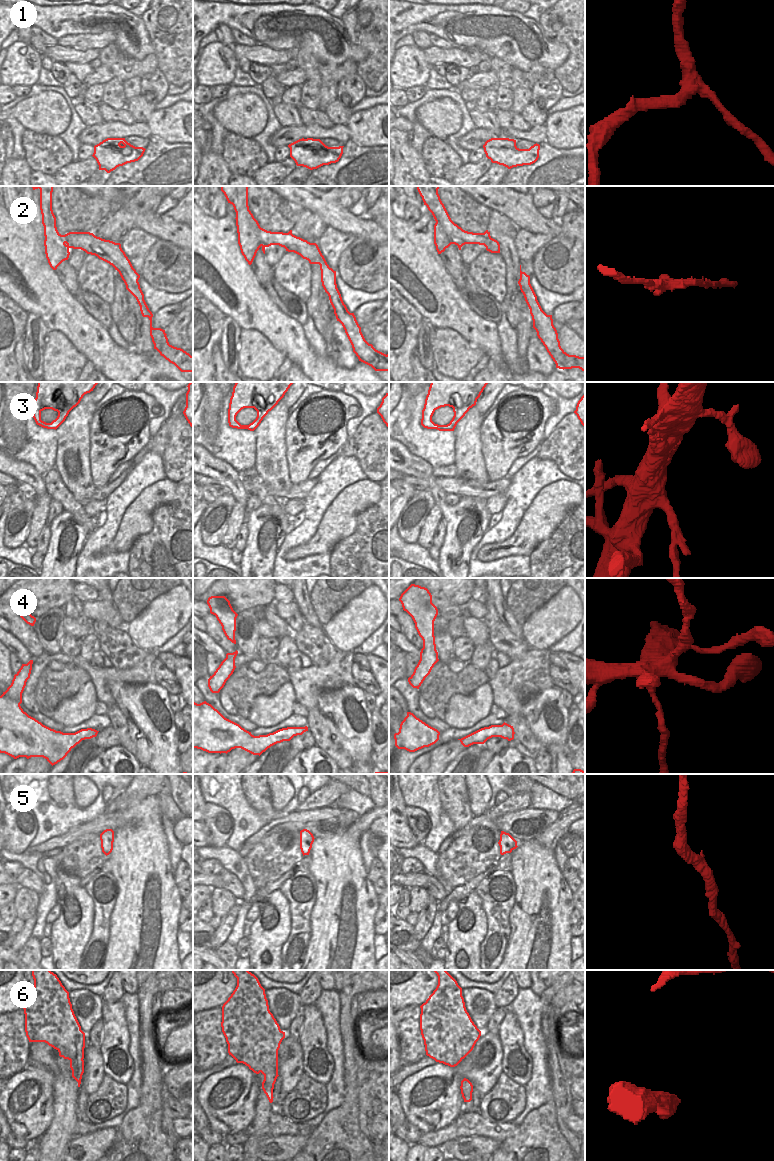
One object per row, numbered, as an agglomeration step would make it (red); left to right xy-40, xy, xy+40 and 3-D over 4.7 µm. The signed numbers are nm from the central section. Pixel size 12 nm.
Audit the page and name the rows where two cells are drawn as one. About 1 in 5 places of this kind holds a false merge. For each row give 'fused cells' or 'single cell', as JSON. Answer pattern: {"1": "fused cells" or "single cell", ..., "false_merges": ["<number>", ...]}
{"1": "single cell", "2": "single cell", "3": "single cell", "4": "single cell", "5": "single cell", "6": "fused cells", "false_merges": ["6"]}

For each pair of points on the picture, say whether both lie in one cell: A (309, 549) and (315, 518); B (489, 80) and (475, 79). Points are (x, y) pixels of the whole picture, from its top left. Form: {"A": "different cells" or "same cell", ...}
{"A": "different cells", "B": "same cell"}

